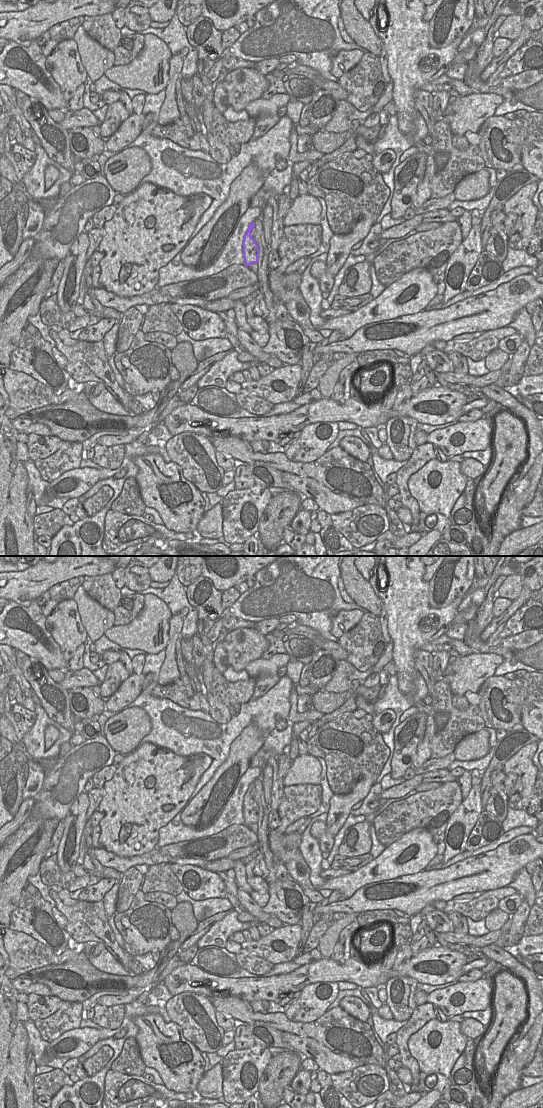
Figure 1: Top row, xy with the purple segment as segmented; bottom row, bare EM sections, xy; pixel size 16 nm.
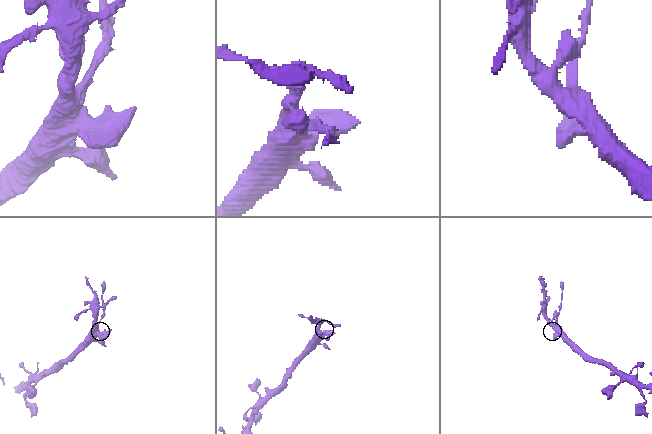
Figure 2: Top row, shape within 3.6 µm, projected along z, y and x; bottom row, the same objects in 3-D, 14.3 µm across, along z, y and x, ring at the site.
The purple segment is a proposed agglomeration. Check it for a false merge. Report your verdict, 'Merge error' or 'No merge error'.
No merge error

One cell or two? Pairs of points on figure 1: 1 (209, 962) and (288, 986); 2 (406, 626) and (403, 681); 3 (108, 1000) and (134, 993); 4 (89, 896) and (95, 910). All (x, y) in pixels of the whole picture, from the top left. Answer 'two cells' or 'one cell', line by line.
1: two cells
2: one cell
3: one cell
4: two cells

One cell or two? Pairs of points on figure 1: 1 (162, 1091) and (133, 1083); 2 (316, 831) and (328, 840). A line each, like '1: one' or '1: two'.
1: one
2: one

